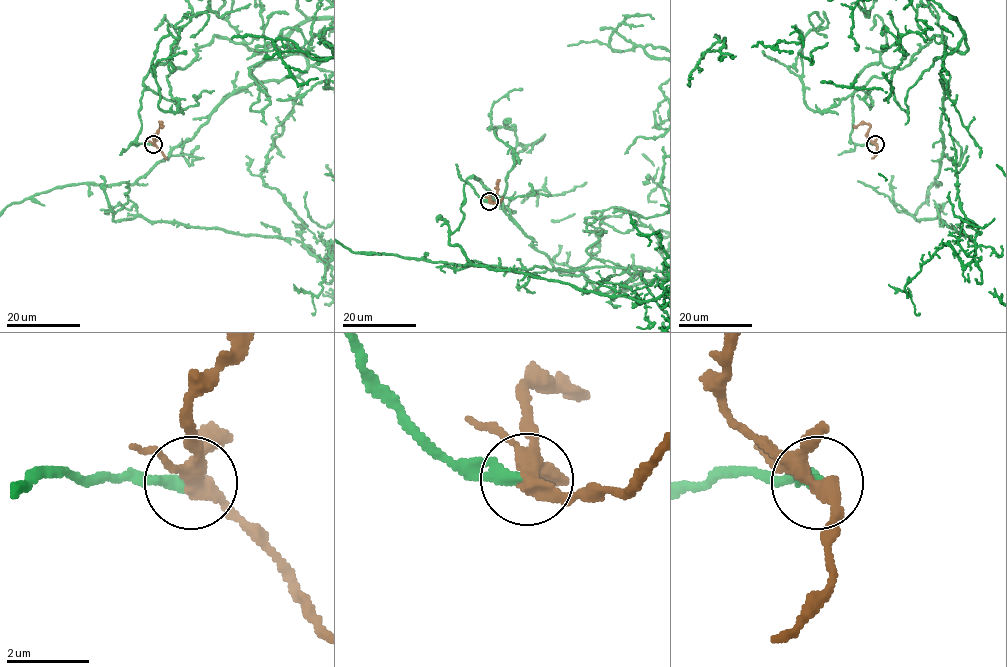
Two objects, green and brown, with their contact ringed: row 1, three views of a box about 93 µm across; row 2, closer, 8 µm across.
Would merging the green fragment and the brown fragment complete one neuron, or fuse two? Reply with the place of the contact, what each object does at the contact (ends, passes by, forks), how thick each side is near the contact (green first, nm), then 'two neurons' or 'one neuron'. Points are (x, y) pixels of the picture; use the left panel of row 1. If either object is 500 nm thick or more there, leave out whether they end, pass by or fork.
(153, 144) | green ends | brown forks | 280/320 nm | one neuron

